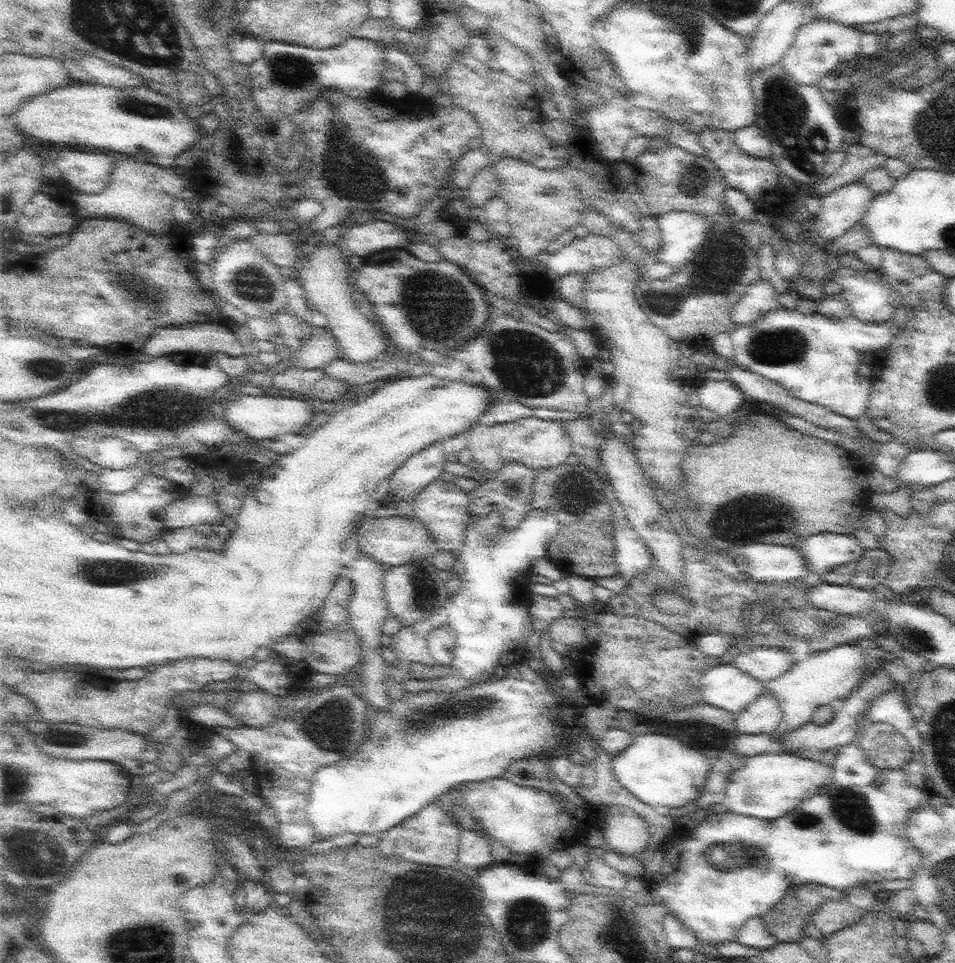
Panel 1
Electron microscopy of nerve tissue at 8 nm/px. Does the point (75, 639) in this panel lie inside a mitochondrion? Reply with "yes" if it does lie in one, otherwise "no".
no

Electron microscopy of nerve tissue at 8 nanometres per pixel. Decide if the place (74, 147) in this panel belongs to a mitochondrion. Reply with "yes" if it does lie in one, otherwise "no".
no

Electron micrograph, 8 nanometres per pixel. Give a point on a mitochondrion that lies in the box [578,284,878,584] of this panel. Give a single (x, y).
(739, 521)

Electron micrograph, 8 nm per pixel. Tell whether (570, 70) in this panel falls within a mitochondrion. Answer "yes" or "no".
no

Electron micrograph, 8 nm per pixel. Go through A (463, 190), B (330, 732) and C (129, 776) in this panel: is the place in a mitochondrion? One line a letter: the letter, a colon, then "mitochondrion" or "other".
A: other
B: mitochondrion
C: other

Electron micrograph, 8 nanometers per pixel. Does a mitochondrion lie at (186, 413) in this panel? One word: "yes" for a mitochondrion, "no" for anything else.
yes

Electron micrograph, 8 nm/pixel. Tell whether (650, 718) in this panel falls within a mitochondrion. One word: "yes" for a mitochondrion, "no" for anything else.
yes

